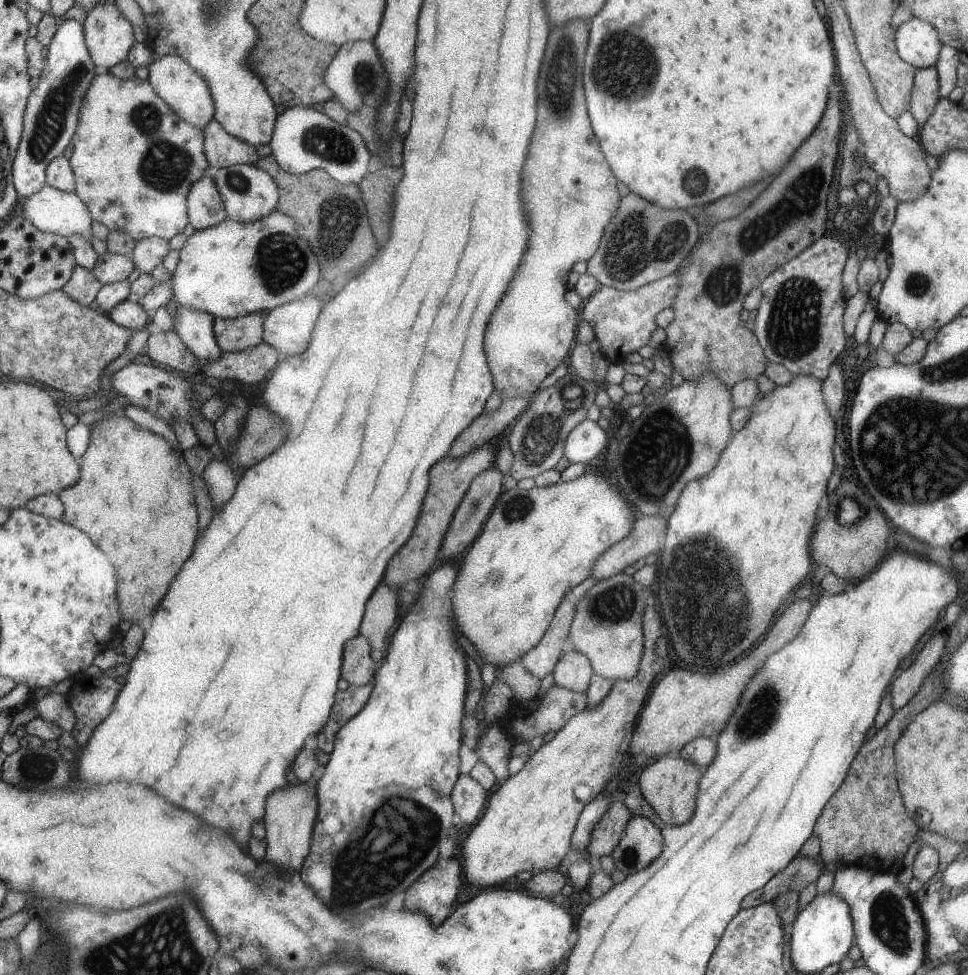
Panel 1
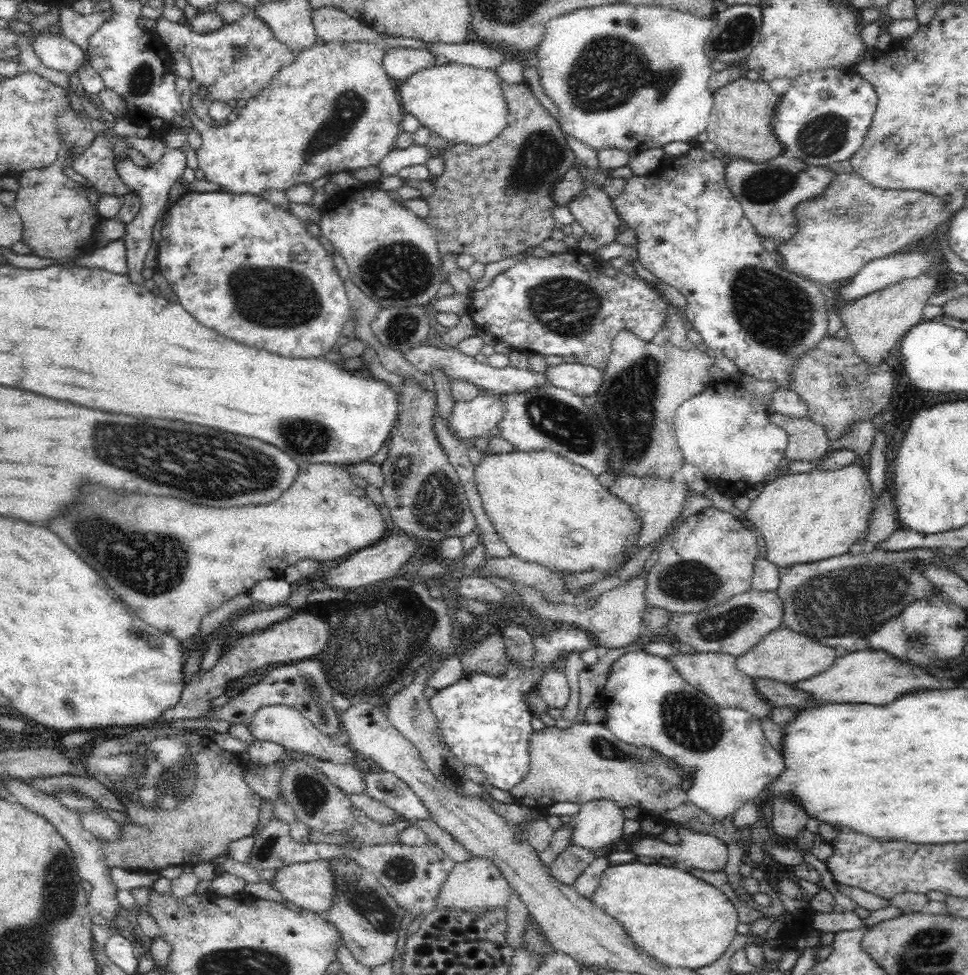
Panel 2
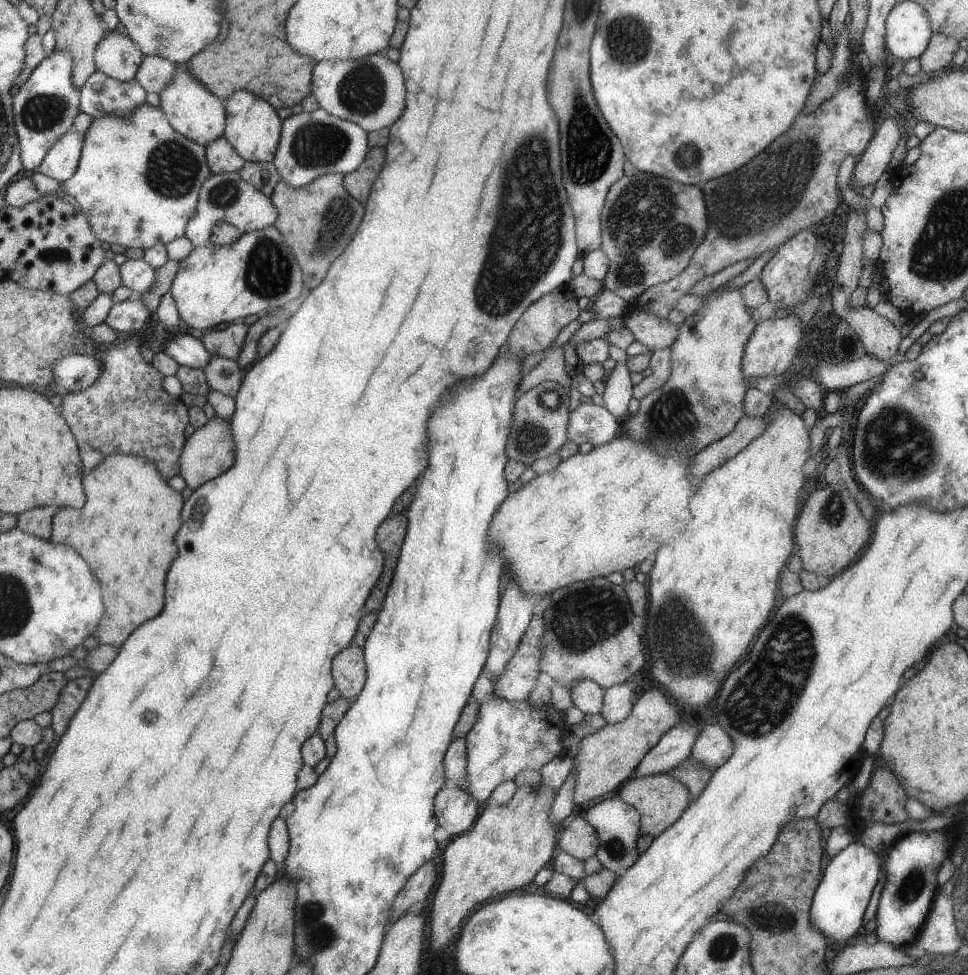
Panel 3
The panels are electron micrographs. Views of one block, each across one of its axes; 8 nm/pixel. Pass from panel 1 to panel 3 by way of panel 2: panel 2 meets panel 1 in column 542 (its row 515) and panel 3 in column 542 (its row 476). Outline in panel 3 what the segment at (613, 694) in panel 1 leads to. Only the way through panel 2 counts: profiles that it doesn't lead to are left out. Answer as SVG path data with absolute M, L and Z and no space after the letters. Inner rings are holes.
M542 780L536 787L519 785L507 804L485 805L472 827L449 841L443 850L441 881L431 902L429 952L439 952L451 936L461 930L463 920L477 904L492 901L505 891L511 892L529 884L537 870L553 858L555 842L558 841L555 832L559 831L559 824L553 823L551 816L555 795L555 791Z

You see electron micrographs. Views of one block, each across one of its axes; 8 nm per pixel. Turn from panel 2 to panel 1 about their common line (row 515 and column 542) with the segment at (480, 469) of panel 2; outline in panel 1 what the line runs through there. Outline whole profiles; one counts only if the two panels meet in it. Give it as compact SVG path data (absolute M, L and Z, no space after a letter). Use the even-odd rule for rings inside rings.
M589 471L575 480L531 489L502 490L482 529L458 561L452 611L463 634L475 644L482 663L495 669L518 661L543 638L556 608L573 586L583 582L603 552L632 531L638 513L613 480Z

